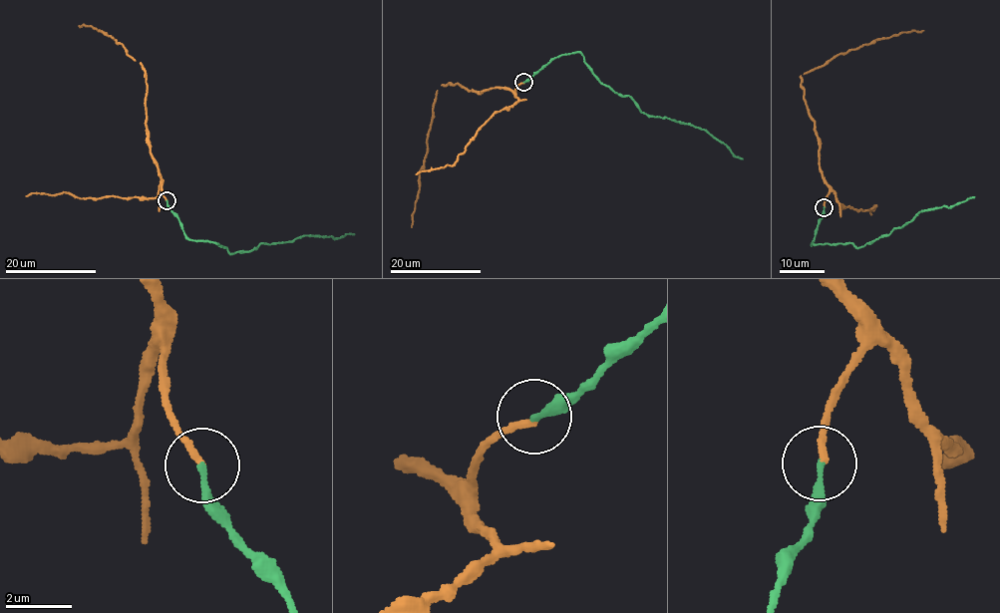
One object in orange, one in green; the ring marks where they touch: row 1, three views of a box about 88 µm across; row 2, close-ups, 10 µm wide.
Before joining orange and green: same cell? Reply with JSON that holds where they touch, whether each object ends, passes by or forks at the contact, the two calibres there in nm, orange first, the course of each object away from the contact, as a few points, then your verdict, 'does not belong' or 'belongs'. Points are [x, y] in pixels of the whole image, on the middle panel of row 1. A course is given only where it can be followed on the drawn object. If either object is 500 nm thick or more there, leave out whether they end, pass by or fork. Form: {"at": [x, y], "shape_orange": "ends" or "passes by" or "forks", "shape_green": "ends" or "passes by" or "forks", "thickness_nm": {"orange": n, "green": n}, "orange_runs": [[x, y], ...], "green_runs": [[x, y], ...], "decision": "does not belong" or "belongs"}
{"at": [523, 82], "shape_orange": "ends", "shape_green": "ends", "thickness_nm": {"orange": 200, "green": 200}, "orange_runs": [[523, 82], [512, 92], [503, 87], [470, 92], [457, 83], [442, 84], [428, 131], [411, 227]], "green_runs": [[523, 82], [554, 58], [579, 52], [601, 83], [631, 96], [641, 113], [706, 130], [743, 159]], "decision": "belongs"}

